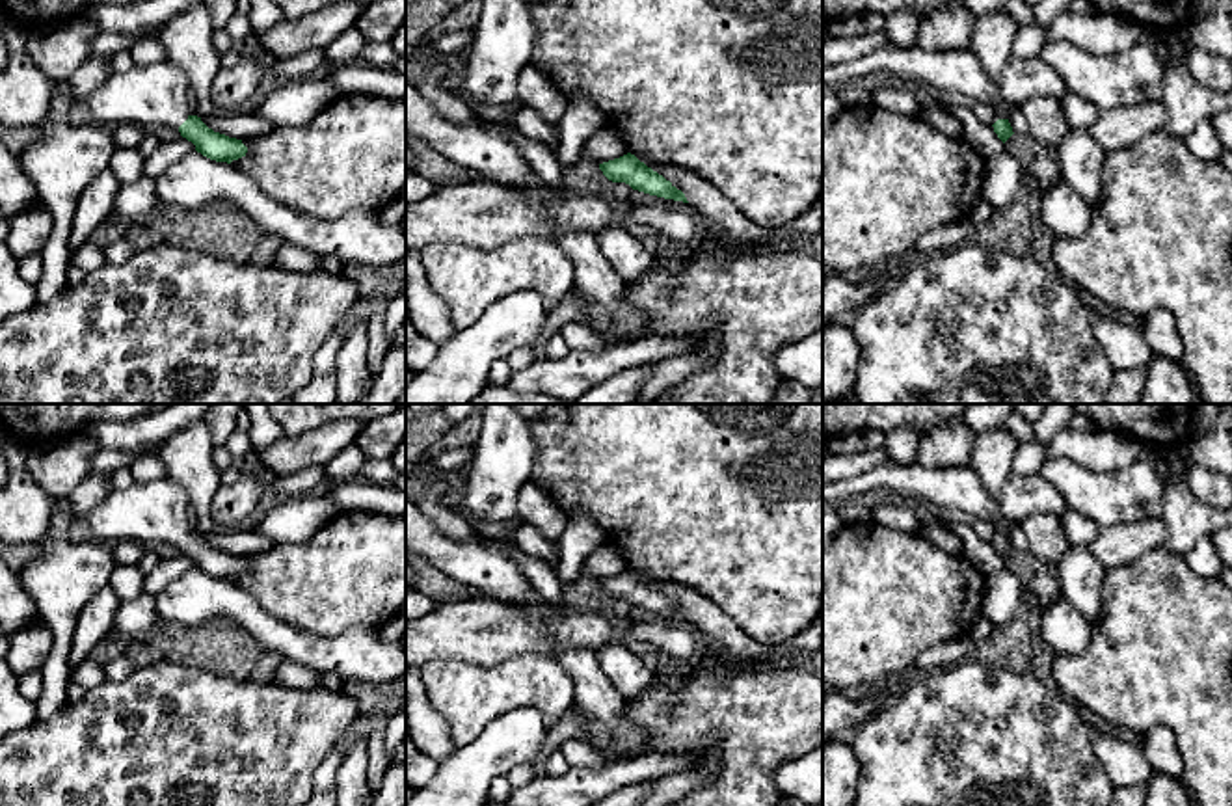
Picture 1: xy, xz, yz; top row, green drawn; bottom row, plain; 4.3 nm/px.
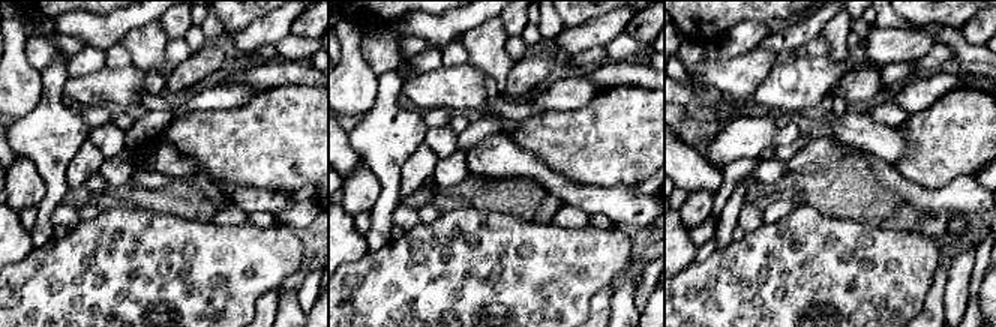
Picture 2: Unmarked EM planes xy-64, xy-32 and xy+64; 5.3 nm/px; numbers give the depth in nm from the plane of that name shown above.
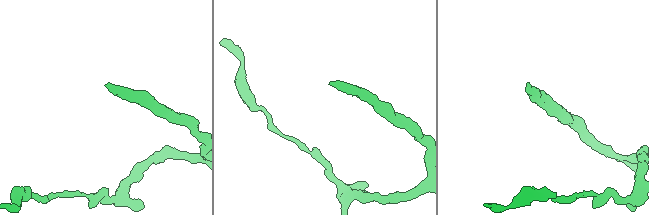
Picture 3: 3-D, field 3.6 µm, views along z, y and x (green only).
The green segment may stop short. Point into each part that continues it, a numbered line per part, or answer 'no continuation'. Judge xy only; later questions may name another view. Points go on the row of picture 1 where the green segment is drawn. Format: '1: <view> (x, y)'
1: xy (157, 94)

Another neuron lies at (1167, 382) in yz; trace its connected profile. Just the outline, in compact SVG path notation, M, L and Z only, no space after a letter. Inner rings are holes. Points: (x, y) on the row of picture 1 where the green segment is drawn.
M1154 356L1139 404L1195 404L1197 385L1182 361Z

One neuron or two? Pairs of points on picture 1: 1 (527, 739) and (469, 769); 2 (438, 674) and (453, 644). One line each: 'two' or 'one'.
1: one
2: two

